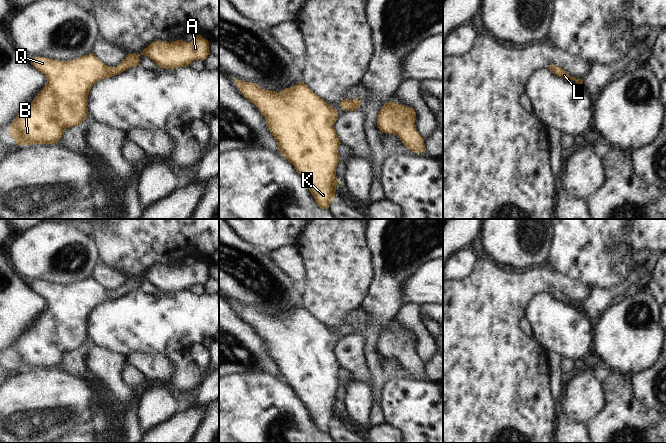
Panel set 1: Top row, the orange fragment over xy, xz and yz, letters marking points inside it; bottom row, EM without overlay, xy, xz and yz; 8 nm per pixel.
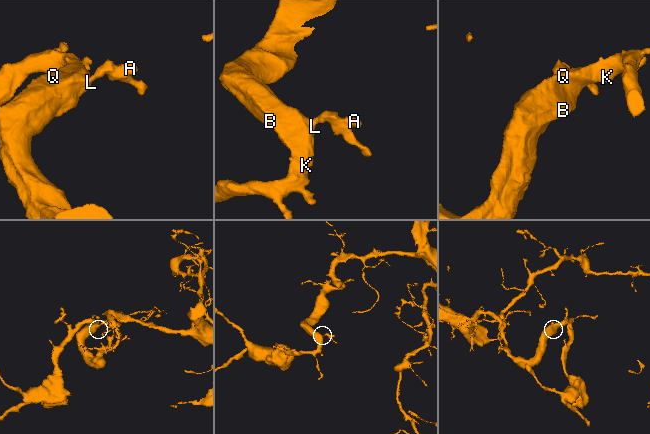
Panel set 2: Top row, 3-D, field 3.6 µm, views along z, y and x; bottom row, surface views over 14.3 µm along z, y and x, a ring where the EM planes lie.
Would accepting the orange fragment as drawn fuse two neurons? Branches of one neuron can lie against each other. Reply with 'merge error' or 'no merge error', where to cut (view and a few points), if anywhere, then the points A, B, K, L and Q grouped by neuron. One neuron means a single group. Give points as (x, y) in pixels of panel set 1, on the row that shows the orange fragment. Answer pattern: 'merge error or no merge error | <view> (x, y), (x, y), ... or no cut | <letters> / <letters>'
no merge error | no cut | A B K L Q

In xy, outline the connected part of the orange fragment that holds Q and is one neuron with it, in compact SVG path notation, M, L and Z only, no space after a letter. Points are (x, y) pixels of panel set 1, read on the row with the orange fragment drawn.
M201 35L191 42L181 40L172 43L154 41L140 54L130 54L117 66L105 65L93 53L71 61L59 61L45 57L33 57L31 65L46 77L47 84L35 96L35 99L12 121L9 134L18 145L36 145L57 143L65 129L79 125L88 115L88 94L93 85L98 81L116 76L123 71L139 65L139 56L143 54L152 59L159 68L176 69L187 67L192 61L204 61L210 54L209 42Z

